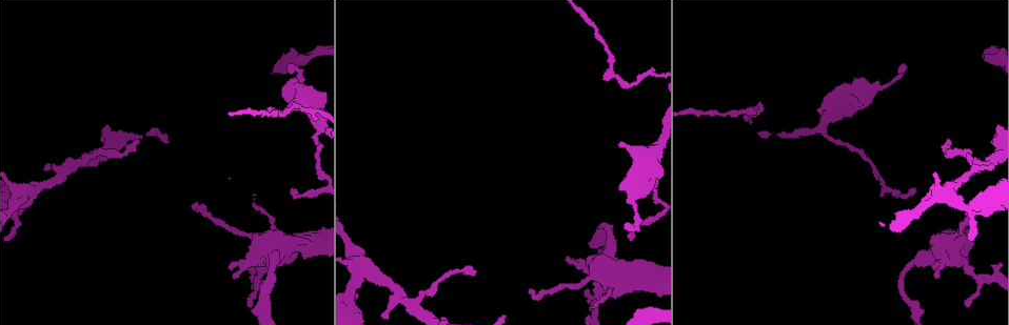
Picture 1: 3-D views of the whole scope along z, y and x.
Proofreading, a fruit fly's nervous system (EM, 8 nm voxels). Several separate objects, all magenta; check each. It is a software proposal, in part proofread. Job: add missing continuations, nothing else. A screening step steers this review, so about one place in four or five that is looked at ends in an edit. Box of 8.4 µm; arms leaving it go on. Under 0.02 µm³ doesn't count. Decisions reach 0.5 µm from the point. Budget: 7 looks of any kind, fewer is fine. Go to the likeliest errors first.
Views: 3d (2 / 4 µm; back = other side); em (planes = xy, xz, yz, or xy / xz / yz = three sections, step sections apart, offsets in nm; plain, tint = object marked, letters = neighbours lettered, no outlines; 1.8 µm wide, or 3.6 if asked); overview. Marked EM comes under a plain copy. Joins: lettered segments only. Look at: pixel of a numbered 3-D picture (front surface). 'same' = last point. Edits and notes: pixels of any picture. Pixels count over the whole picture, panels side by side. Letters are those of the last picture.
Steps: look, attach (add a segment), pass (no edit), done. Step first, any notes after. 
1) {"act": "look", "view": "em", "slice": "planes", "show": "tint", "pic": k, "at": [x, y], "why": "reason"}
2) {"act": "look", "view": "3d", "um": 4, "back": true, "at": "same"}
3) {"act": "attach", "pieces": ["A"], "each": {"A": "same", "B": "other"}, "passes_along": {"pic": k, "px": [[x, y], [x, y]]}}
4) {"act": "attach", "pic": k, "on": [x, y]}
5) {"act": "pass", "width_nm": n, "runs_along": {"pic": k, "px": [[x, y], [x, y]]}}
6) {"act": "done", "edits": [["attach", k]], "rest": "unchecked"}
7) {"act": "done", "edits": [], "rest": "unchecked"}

{"act": "look", "view": "em", "slice": "planes", "show": "letters", "pic": 1, "at": [232, 276], "why": "an open end"}

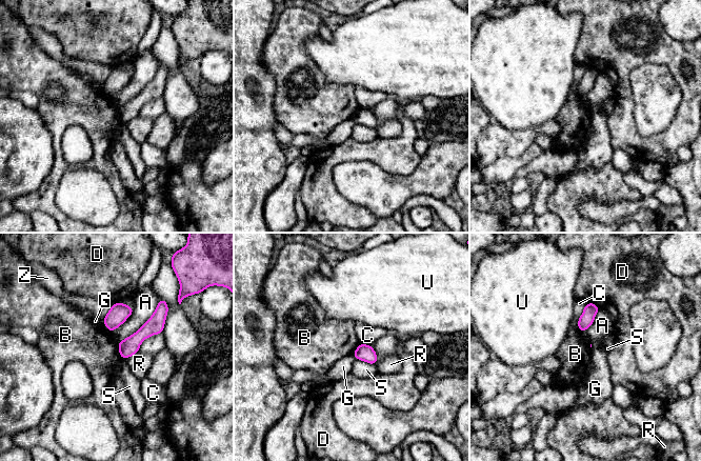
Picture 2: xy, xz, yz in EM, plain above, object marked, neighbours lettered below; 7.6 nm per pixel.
{"act": "pass", "each": {"A": "other", "B": "other", "C": "other", "D": "other", "G": "other", "R": "other", "S": "other", "U": "other", "Z": "other"}, "border": {"pic": 2, "px": [[118, 342], [118, 352], [122, 358]]}, "found": "none of them fits"}

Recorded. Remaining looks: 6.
{"act": "look", "view": "3d", "um": 2, "pic": 1, "at": [620, 145], "why": "an open end"}

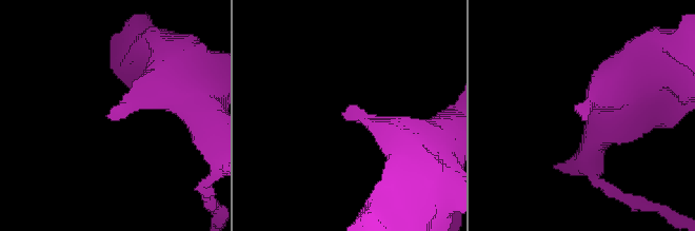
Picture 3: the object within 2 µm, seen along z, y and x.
{"act": "look", "view": "em", "slice": "planes", "show": "tint", "pic": 3, "at": [586, 117], "why": "shape alone is not enough"}

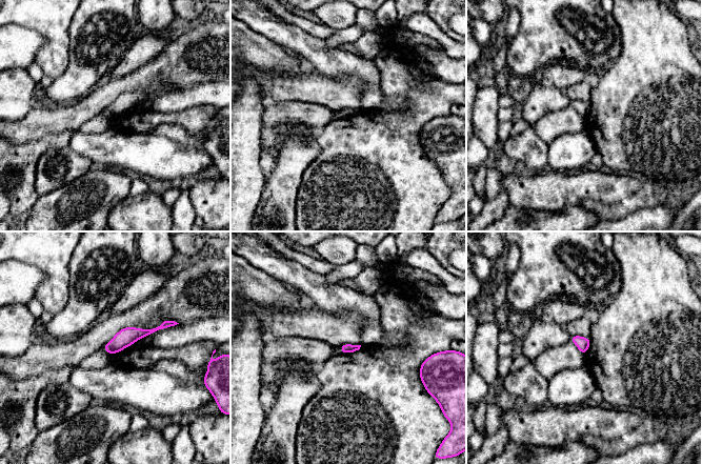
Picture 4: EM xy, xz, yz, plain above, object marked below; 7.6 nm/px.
{"act": "look", "view": "em", "slice": "planes", "show": "letters", "at": "same"}

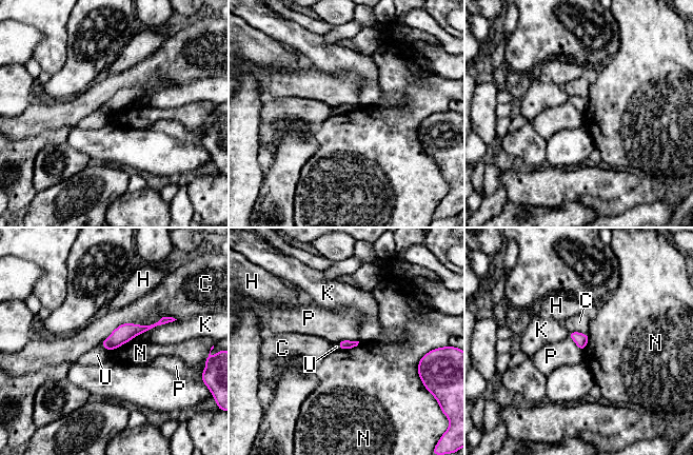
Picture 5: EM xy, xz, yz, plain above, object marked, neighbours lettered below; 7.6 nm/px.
{"act": "pass", "longest_contact_nm": ["C", 600], "each": {"C": "other", "H": "other", "K": "other", "N": "other", "P": "other", "U": "other"}, "runs_along": {"pic": 5, "px": [[167, 319], [127, 331], [105, 343]]}, "found": "no lettered segment goes on from it"}

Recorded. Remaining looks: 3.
{"act": "look", "view": "em", "slice": "planes", "show": "letters", "pic": 1, "at": [628, 238], "why": "thin end"}

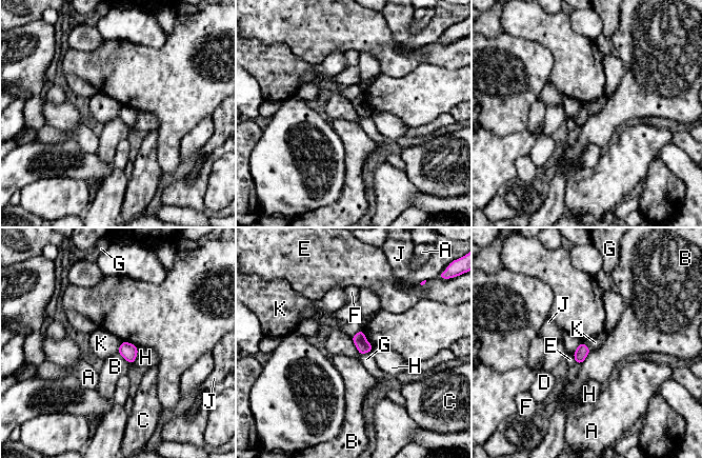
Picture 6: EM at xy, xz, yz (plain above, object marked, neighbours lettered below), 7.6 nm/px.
{"act": "pass", "width_nm": 100, "each": {"A": "other", "B": "other", "C": "other", "D": "other", "E": "other", "F": "other", "G": "other", "H": "other", "J": "other", "K": "other"}, "border": {"pic": 6, "px": [[350, 337], [359, 353]]}, "found": "none of them fits"}

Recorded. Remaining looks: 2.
{"act": "done", "edits": [], "rest": "unchecked"}

